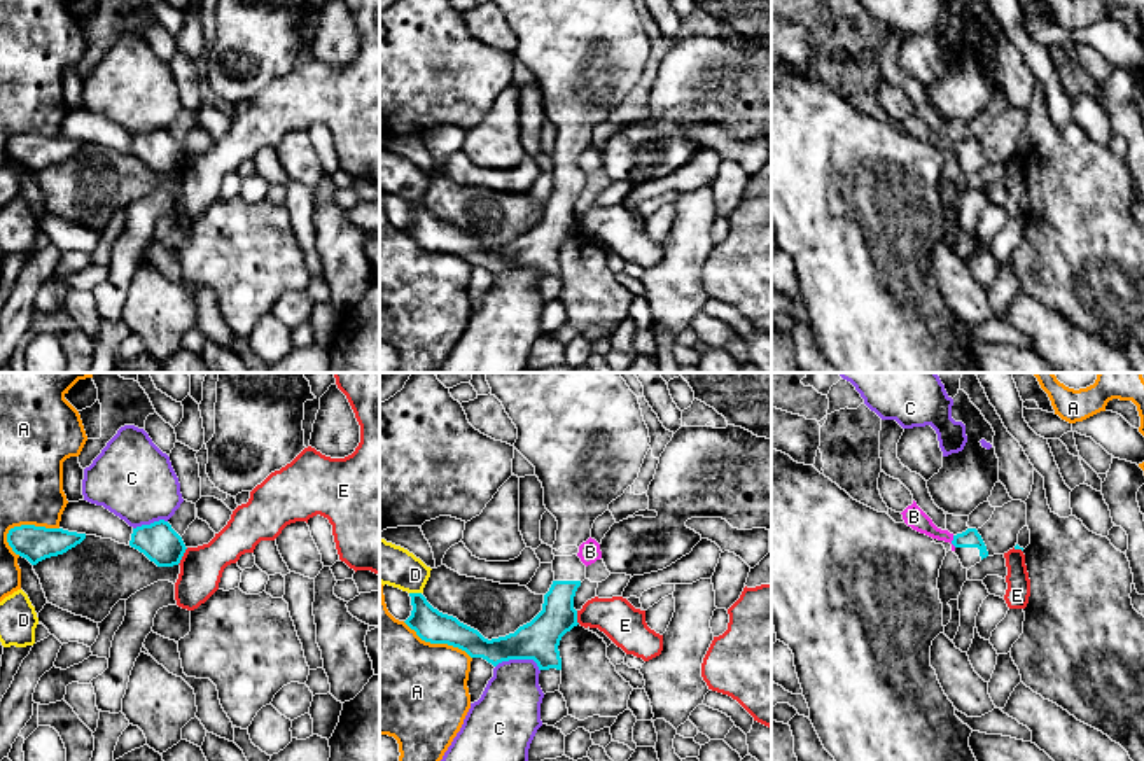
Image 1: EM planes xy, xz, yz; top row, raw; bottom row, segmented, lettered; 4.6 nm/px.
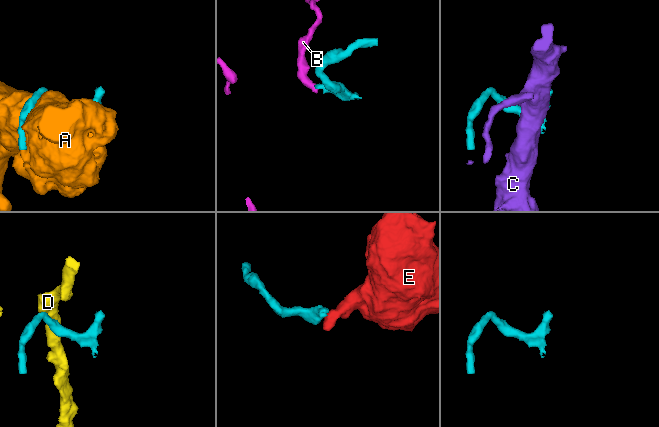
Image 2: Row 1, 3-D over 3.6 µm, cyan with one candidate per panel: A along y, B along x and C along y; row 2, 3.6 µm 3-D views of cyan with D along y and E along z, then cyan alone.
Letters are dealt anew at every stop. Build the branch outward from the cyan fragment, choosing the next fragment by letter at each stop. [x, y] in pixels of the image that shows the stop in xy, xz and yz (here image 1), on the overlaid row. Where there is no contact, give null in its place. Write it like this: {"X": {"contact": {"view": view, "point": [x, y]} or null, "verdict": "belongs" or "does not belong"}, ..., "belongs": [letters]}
{"A": {"contact": {"view": "xy", "point": [28, 525]}, "verdict": "does not belong"}, "B": {"contact": {"view": "yz", "point": [952, 541]}, "verdict": "does not belong"}, "C": {"contact": {"view": "xz", "point": [520, 658]}, "verdict": "does not belong"}, "D": {"contact": {"view": "xz", "point": [415, 593]}, "verdict": "does not belong"}, "E": {"contact": {"view": "xy", "point": [182, 555]}, "verdict": "does not belong"}, "belongs": []}

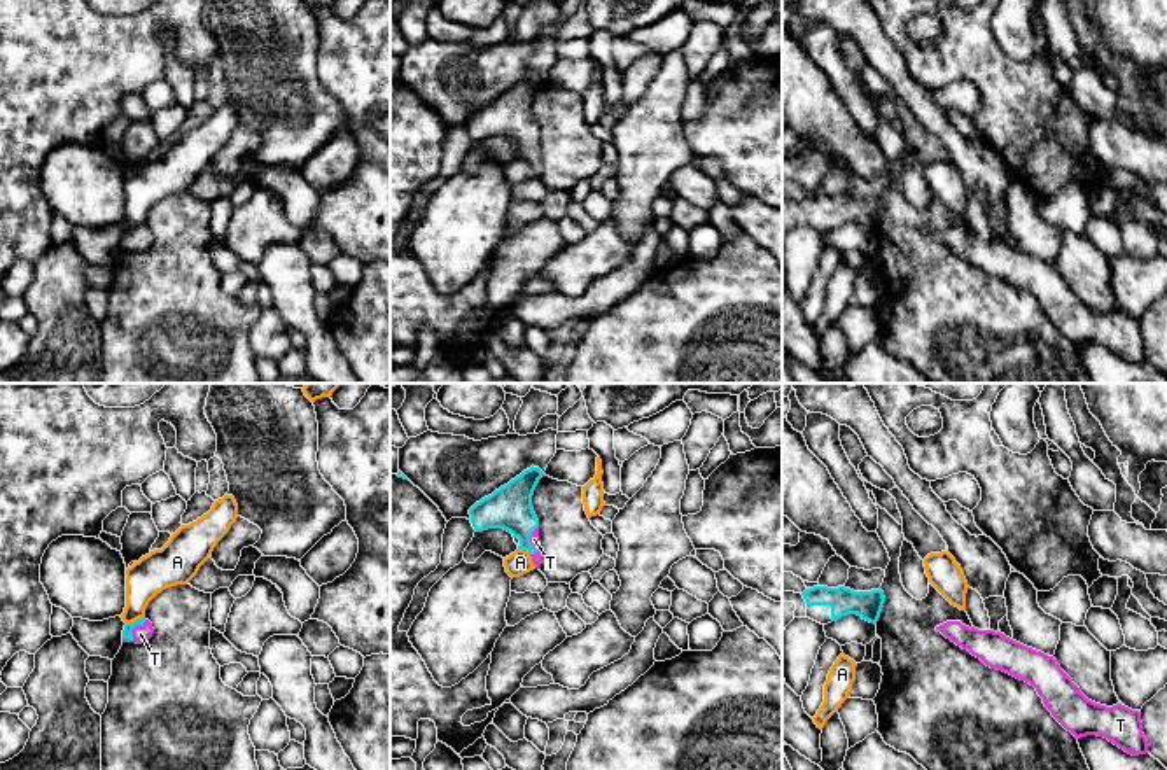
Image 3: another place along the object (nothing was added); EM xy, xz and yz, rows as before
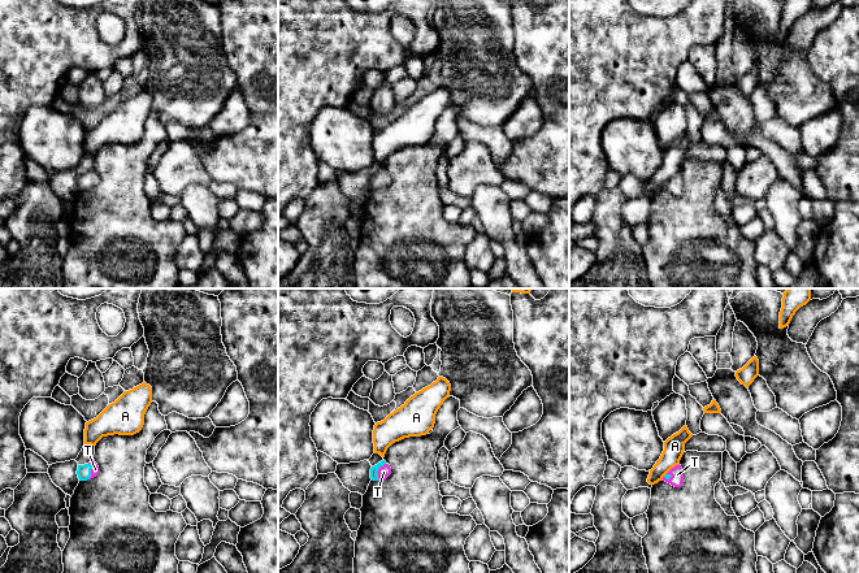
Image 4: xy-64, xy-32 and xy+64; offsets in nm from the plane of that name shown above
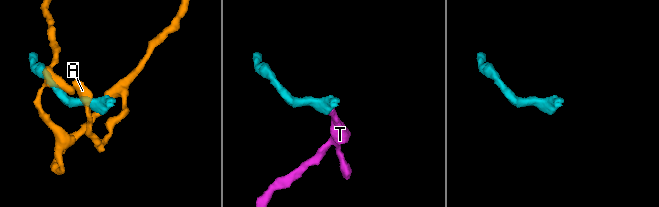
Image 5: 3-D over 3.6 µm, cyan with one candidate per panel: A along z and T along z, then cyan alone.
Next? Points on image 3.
{"A": {"contact": {"view": "xy", "point": [137, 620]}, "verdict": "does not belong"}, "T": {"contact": {"view": "xy", "point": [132, 630]}, "verdict": "belongs"}, "belongs": ["T"]}

